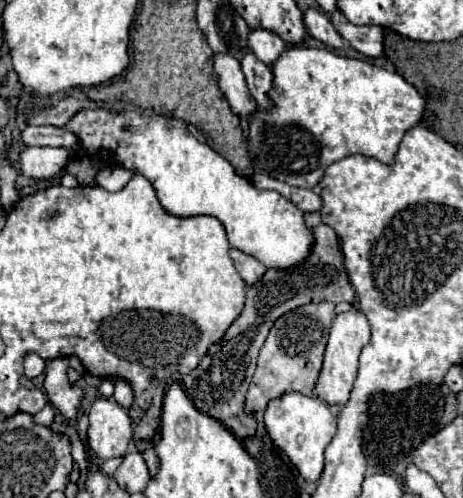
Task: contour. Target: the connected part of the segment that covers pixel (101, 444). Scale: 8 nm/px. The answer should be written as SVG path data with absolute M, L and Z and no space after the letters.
M98 398L88 418L92 426L92 450L100 462L126 456L126 448L132 440L132 420L128 412L114 398Z

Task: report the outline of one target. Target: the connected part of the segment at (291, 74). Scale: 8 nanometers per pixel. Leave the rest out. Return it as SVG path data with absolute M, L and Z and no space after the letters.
M288 46L286 50L282 50L282 54L272 62L270 66L270 72L272 72L272 88L268 92L268 98L272 102L270 108L256 108L256 112L250 114L248 118L248 148L250 152L254 154L254 162L260 164L260 168L270 174L272 178L280 180L280 182L286 182L290 186L298 186L298 188L314 188L322 174L326 172L326 168L350 154L364 154L364 156L370 156L370 158L376 158L384 164L392 164L392 158L398 150L398 144L404 136L406 130L410 130L412 126L416 126L422 118L422 112L424 112L424 100L422 96L416 92L416 88L412 84L408 84L402 76L398 76L396 72L388 72L380 66L374 66L370 64L368 60L356 60L356 58L346 58L346 56L338 56L334 54L332 50L326 50L326 48L308 48L308 46Z

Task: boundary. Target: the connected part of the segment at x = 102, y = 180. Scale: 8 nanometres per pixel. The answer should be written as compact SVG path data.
M108 166L98 172L96 176L96 186L108 190L108 192L118 192L126 186L126 182L132 178L132 172L122 168L122 166Z

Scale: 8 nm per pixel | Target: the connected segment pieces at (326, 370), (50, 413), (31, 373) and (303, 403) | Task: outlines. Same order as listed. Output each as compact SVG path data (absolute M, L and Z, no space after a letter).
M358 308L336 314L330 328L328 344L326 344L324 366L322 366L318 384L314 388L314 392L322 400L326 400L328 404L346 404L350 400L350 390L354 386L354 378L358 376L358 356L362 346L368 344L368 340L370 340L370 324L368 324L368 318Z
M48 404L48 406L46 406L46 408L42 410L42 412L38 412L38 414L34 415L33 420L37 424L50 426L52 422L54 421L54 417L55 417L55 413L54 413L53 406L50 406L50 404Z
M28 354L26 360L24 360L24 376L32 380L42 372L44 372L44 360L40 356L36 356L36 354Z
M298 392L284 394L282 400L272 400L264 414L264 424L274 444L280 446L292 464L298 468L306 482L316 482L324 468L324 450L336 434L336 416L330 412L328 404L318 396L304 396Z

